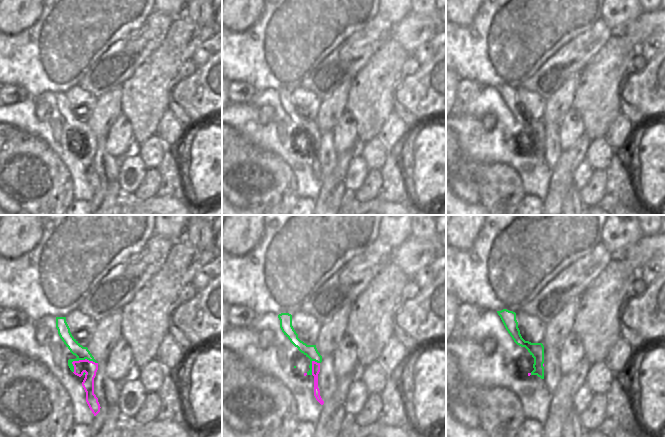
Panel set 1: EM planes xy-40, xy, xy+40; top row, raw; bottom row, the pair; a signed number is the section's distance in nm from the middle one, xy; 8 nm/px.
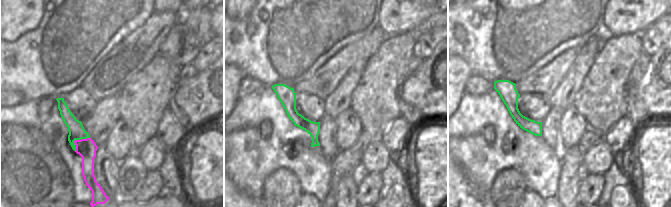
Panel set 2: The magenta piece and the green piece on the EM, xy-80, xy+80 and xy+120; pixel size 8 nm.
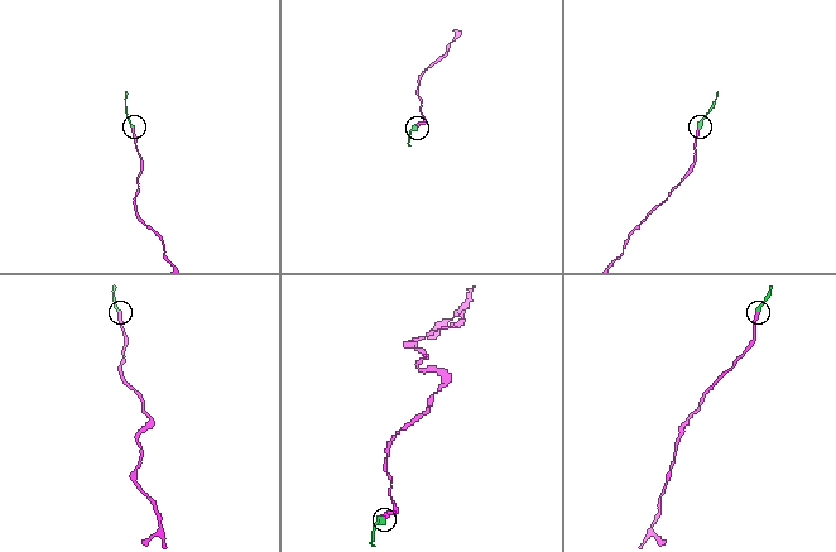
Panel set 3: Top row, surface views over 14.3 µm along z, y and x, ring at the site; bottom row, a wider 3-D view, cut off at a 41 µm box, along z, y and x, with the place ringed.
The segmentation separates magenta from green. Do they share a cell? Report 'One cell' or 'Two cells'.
One cell

